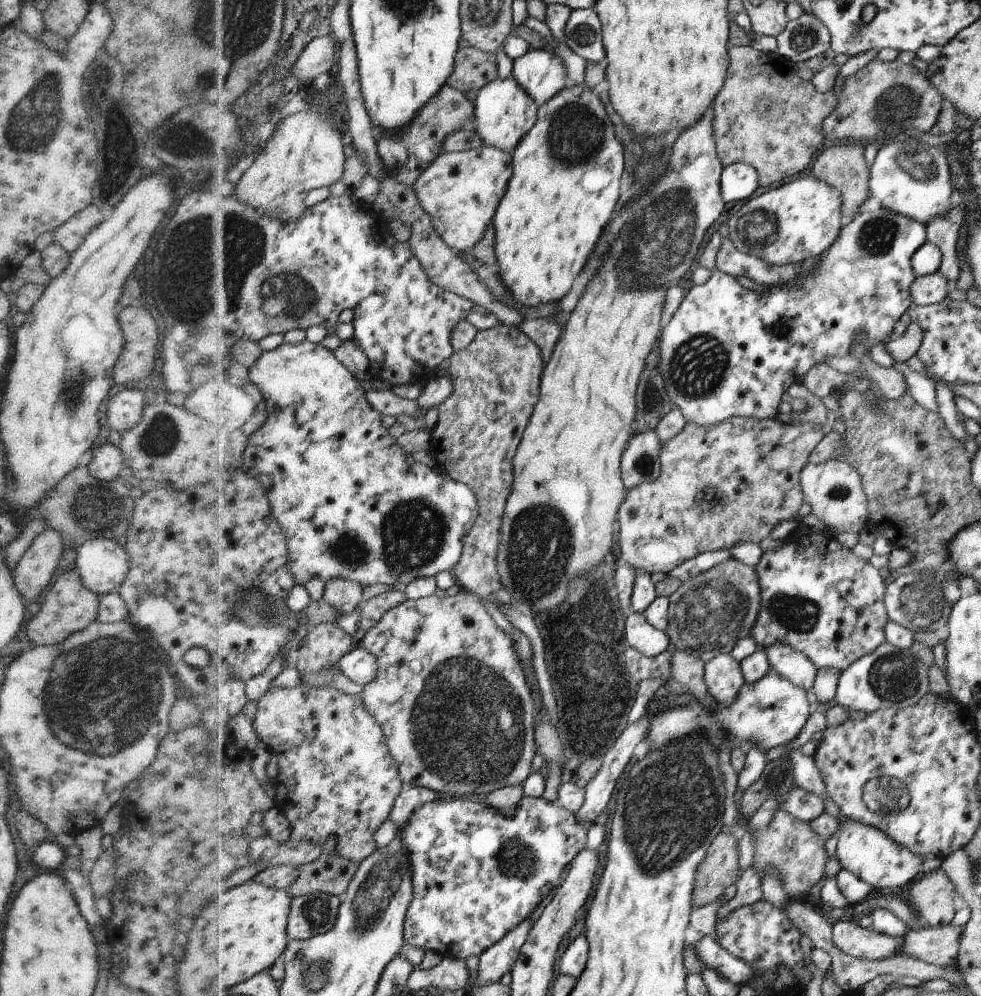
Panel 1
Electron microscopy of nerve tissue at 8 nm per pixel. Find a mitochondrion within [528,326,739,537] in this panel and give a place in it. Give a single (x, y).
(698, 366)

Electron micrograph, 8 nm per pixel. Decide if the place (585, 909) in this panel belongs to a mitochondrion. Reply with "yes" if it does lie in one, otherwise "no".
no

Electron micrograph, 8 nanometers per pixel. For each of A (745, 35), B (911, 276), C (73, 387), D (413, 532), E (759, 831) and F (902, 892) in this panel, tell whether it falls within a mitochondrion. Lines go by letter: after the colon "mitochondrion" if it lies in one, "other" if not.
A: other
B: other
C: mitochondrion
D: mitochondrion
E: other
F: other

